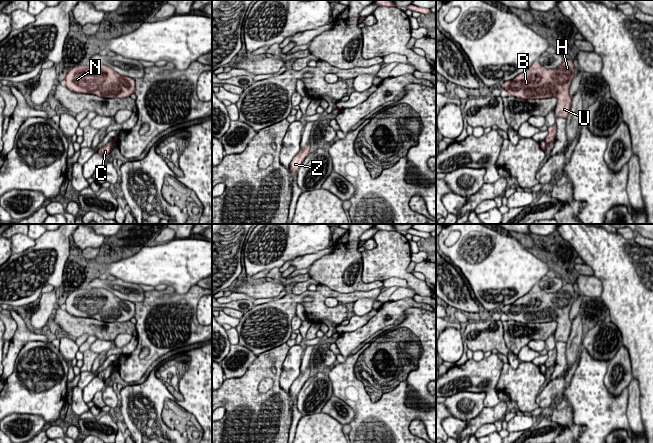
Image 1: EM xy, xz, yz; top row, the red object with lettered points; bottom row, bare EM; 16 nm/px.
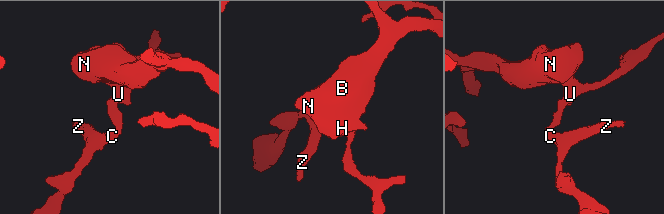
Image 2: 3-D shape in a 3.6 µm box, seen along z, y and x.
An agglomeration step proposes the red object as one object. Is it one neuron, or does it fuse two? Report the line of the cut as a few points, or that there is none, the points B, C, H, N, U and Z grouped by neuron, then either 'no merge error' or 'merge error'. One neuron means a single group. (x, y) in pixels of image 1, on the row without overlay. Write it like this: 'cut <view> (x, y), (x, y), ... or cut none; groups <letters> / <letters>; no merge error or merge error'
cut xy (109, 365), (114, 369); groups B H N U / C Z; merge error

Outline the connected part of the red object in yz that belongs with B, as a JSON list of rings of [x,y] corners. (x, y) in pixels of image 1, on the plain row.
[[[572,281],[565,282],[555,293],[546,293],[536,284],[526,295],[499,311],[523,324],[556,321],[559,337],[555,341],[567,342],[572,328],[569,312],[575,298]]]

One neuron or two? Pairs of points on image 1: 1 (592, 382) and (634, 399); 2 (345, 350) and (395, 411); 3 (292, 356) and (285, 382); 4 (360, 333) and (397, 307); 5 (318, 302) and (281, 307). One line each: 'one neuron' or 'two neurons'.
1: two neurons
2: two neurons
3: one neuron
4: one neuron
5: one neuron

